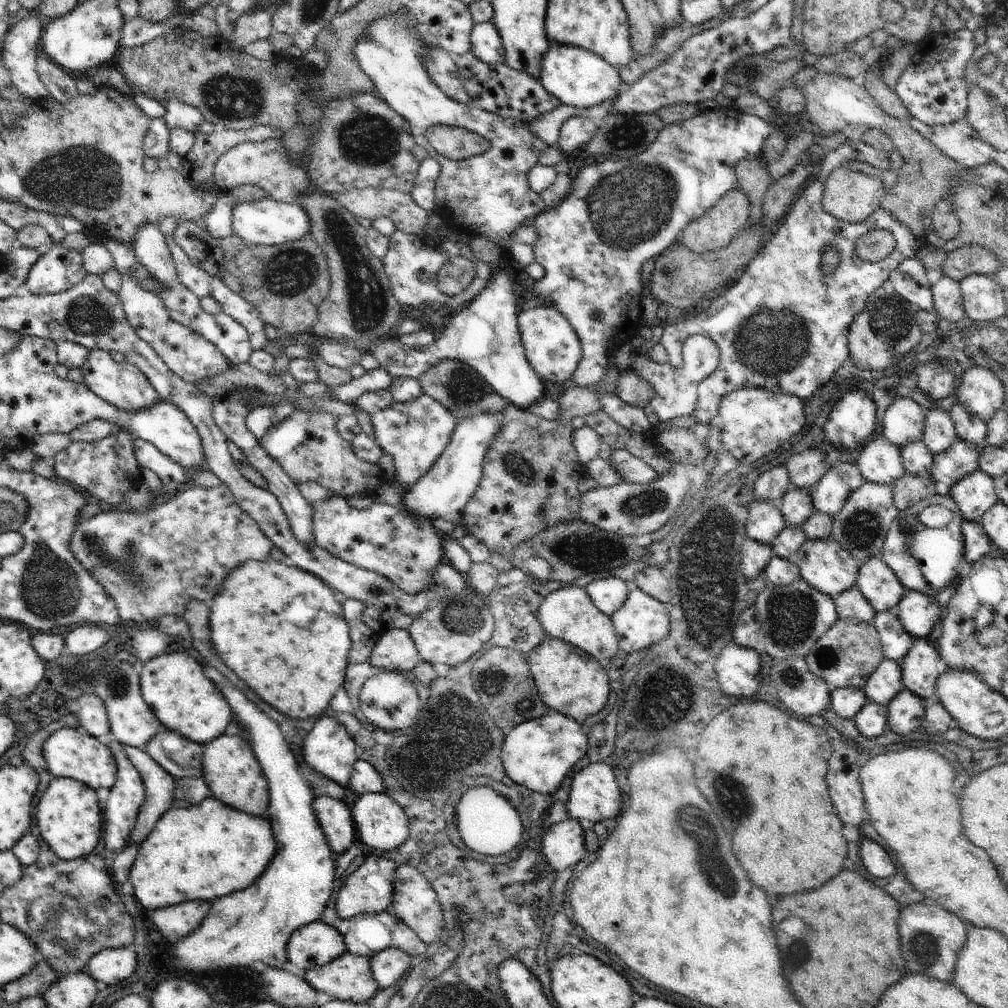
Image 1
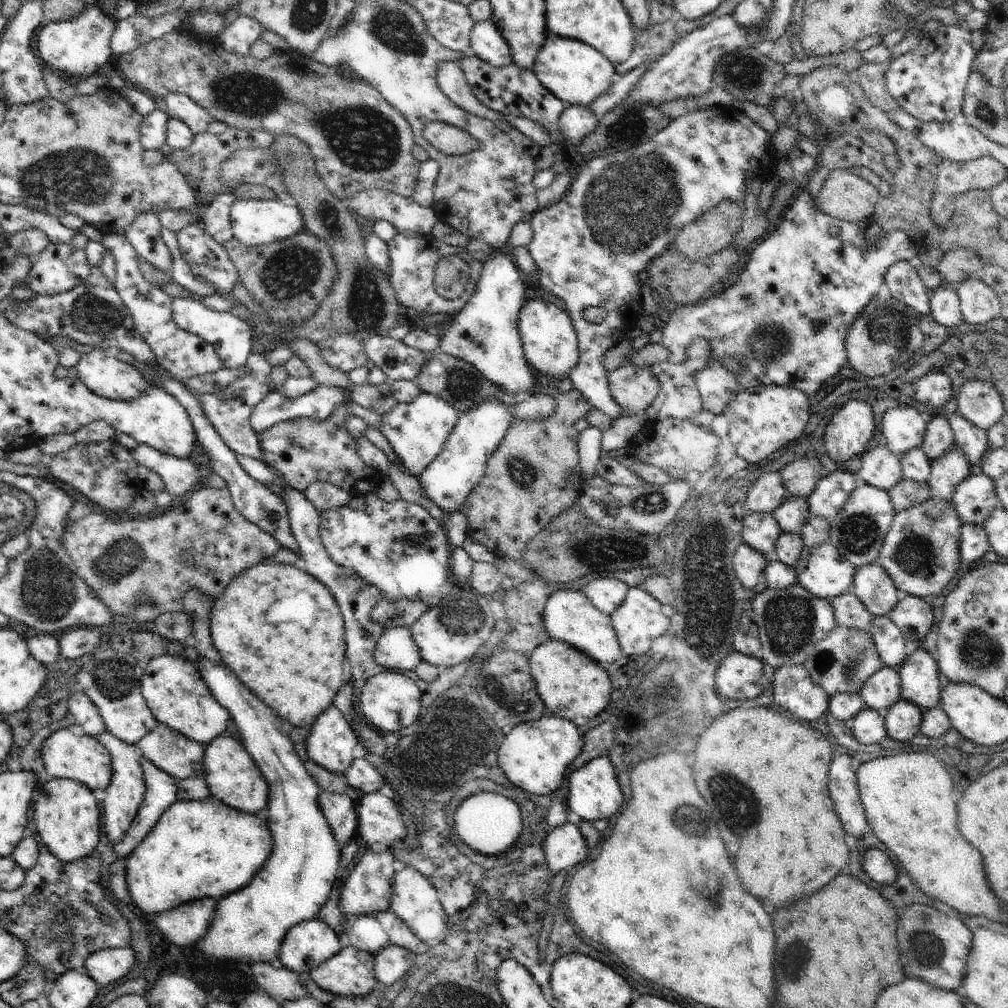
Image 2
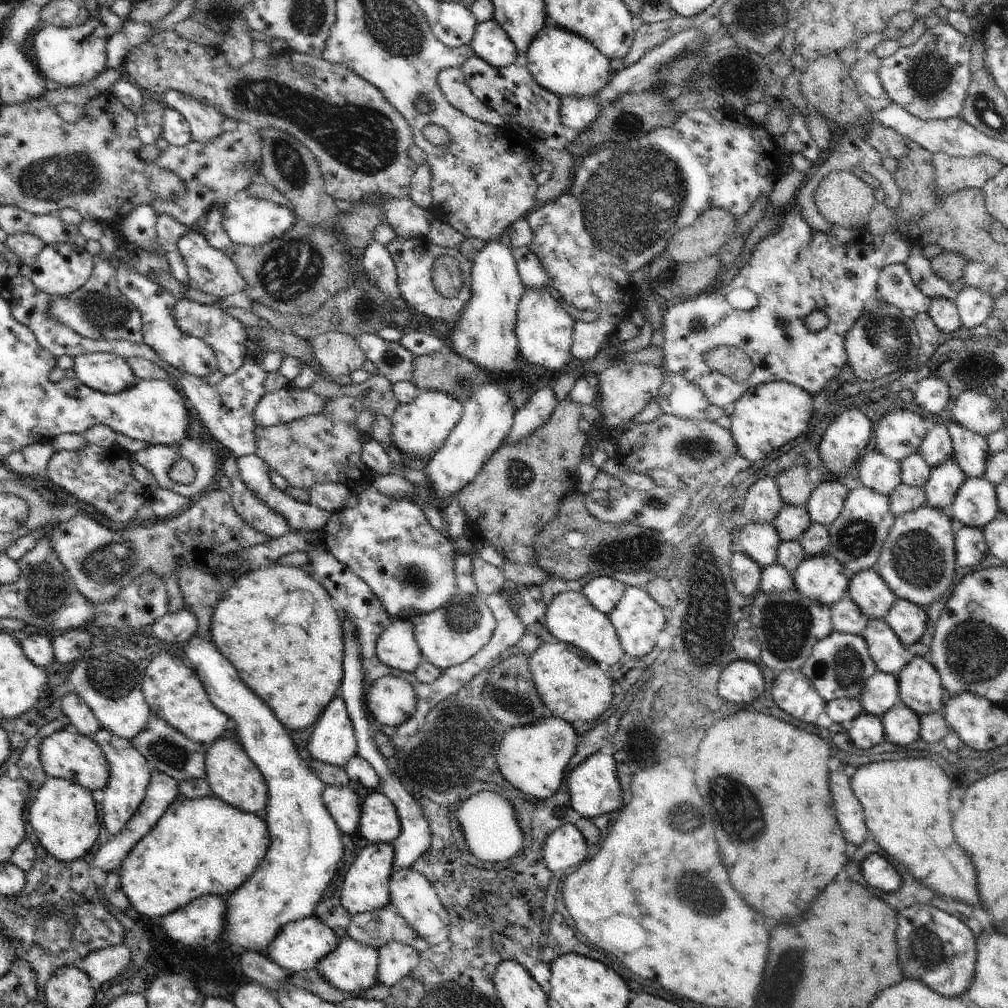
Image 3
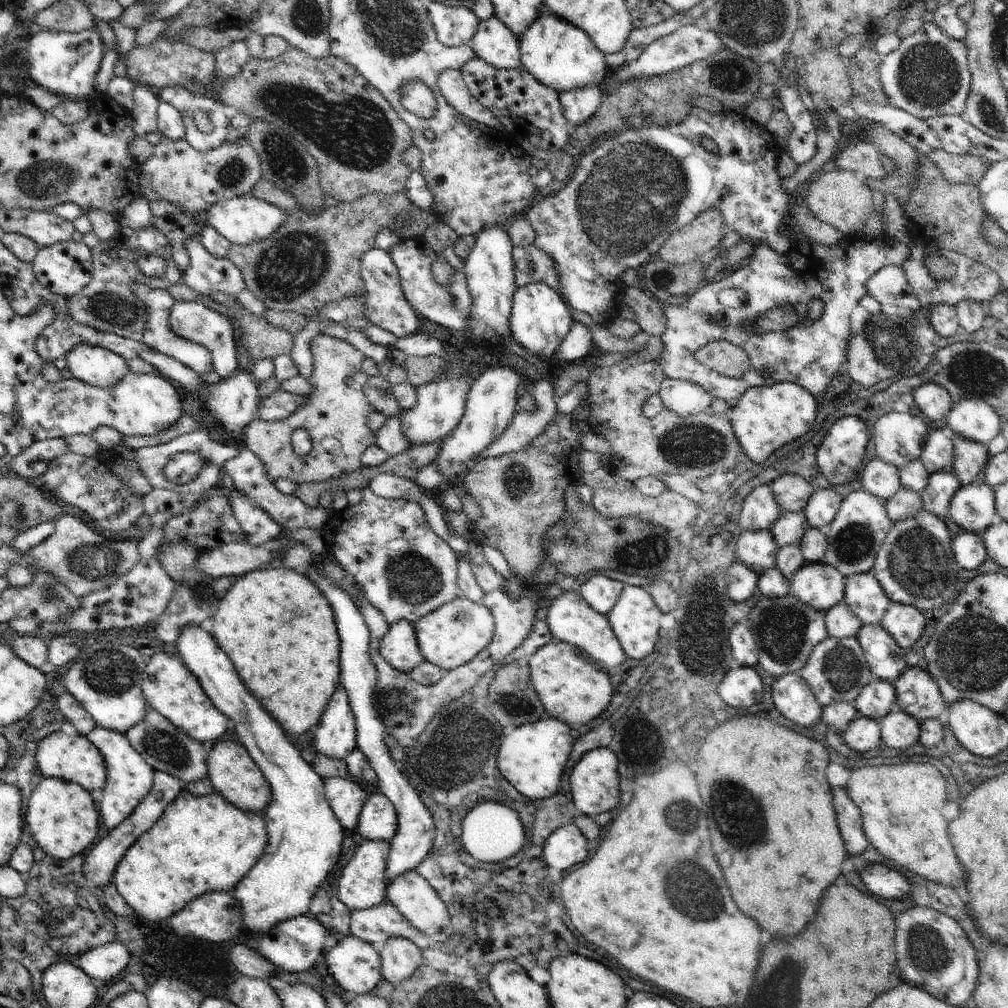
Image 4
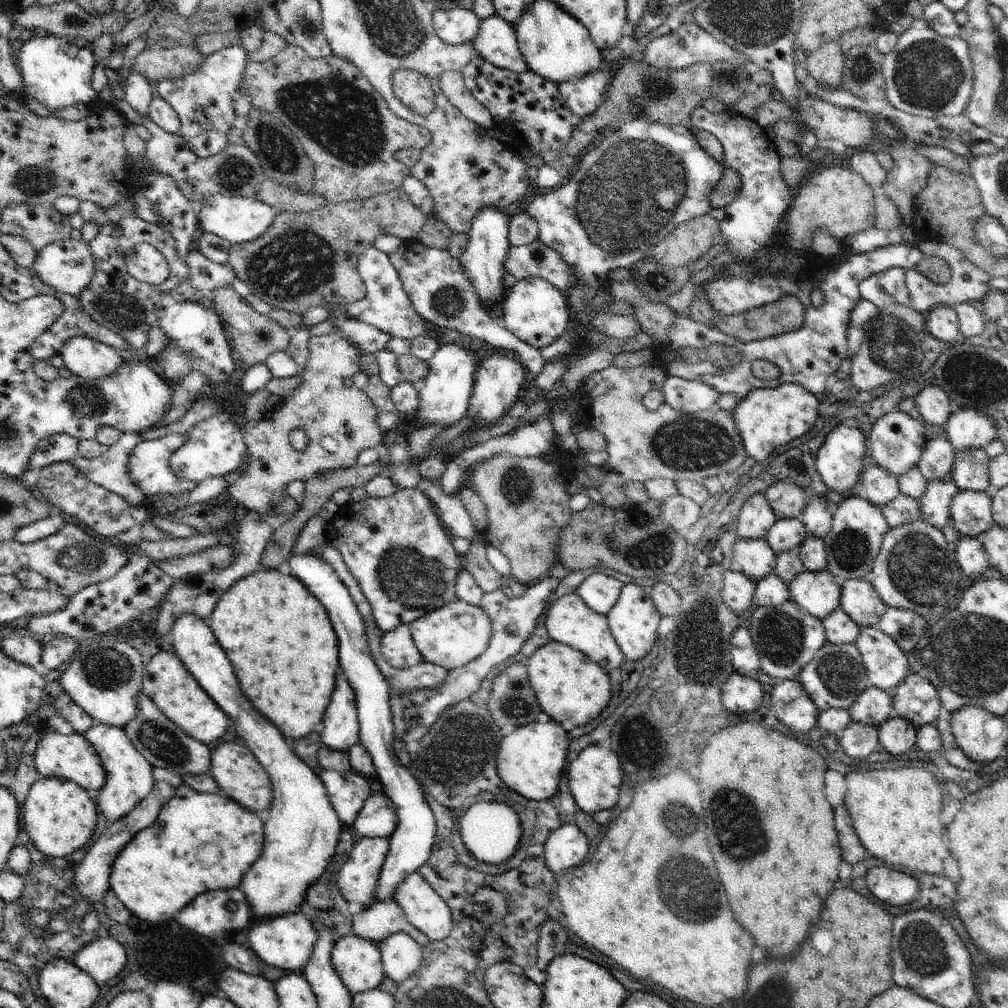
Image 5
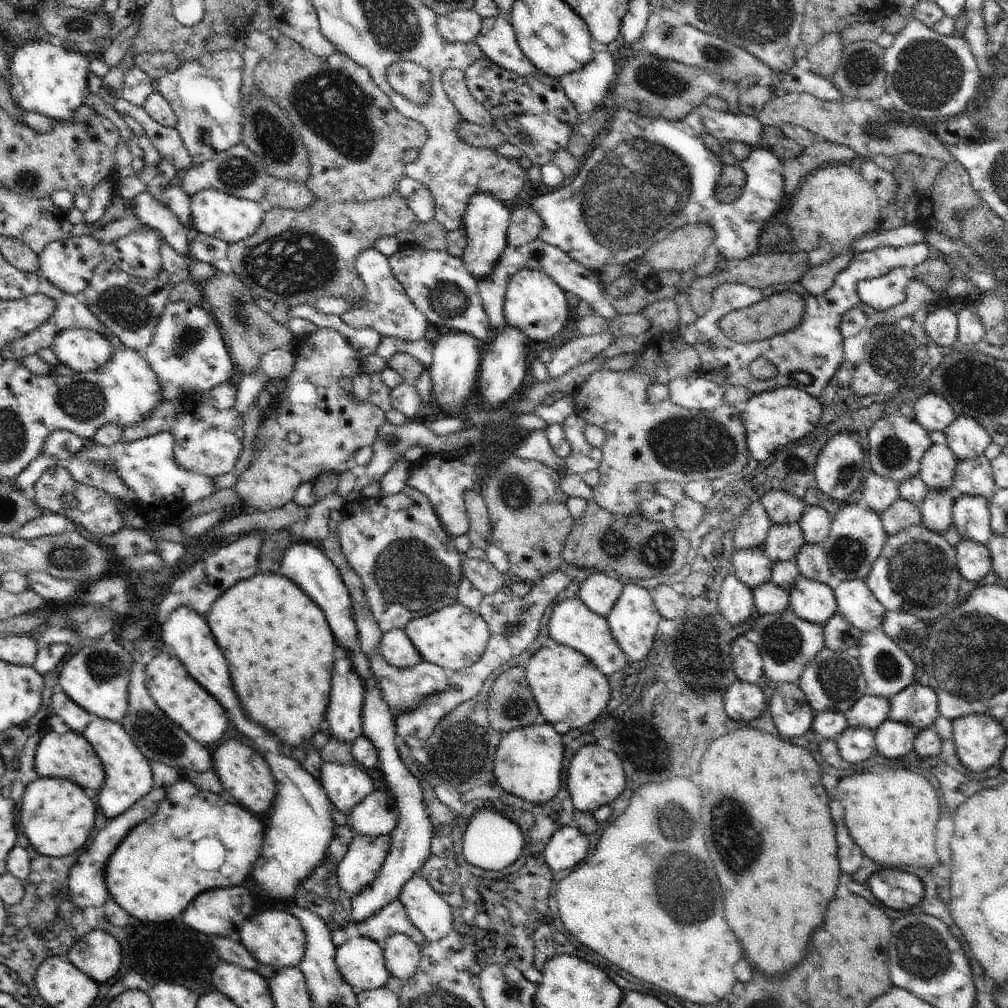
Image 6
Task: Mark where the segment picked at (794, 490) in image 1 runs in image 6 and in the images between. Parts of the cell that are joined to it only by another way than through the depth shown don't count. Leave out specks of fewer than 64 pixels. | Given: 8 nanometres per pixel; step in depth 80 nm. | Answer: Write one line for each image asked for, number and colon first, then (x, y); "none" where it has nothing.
2: (793, 513)
3: (791, 522)
4: (790, 527)
5: (787, 533)
6: (783, 542)

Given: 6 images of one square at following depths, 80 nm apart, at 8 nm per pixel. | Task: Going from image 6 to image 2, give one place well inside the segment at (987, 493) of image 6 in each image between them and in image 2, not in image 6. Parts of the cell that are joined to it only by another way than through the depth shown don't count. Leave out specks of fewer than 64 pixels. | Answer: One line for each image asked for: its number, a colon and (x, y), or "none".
2: (973, 441)
3: (972, 451)
4: (970, 459)
5: (970, 469)

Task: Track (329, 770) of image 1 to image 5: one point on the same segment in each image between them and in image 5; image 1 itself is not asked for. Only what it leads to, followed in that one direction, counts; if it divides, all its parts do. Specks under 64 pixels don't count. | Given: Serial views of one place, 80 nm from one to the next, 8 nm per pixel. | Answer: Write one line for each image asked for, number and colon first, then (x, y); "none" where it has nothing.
2: (330, 744)
3: (333, 741)
4: (335, 735)
5: (339, 730)

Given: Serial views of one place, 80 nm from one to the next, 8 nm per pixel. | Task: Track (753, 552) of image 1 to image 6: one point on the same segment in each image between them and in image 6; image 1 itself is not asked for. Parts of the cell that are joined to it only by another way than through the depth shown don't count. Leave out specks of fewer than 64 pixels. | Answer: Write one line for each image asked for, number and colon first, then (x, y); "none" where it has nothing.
2: (748, 564)
3: (746, 574)
4: (741, 580)
5: (738, 589)
6: (736, 603)

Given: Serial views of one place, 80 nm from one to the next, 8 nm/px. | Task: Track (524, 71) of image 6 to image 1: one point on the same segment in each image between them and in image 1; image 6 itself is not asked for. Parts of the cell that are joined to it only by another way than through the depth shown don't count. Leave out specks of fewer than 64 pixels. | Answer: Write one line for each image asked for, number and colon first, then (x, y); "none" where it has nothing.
1: (486, 44)
2: (486, 42)
3: (489, 42)
4: (494, 42)
5: (496, 41)

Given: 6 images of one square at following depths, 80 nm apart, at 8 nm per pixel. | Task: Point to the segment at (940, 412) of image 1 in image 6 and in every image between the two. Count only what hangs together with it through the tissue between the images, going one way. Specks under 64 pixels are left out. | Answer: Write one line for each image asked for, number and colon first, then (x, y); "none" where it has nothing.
2: (939, 437)
3: (937, 445)
4: (938, 453)
5: (936, 462)
6: (937, 467)

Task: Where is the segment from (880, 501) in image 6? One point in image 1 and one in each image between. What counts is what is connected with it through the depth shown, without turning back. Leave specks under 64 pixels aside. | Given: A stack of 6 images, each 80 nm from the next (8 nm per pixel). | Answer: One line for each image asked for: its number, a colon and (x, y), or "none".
1: (879, 461)
2: (880, 467)
3: (878, 472)
4: (882, 479)
5: (878, 486)

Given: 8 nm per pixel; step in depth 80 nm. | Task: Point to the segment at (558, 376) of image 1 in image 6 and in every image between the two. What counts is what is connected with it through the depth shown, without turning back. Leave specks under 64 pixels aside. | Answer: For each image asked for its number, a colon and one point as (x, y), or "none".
2: (550, 343)
3: (544, 328)
4: (540, 319)
5: (536, 312)
6: (534, 303)

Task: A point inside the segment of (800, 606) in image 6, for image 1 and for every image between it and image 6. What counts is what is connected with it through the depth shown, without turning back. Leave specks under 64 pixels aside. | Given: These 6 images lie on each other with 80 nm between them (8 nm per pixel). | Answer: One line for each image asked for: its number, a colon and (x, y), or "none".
1: (825, 564)
2: (823, 570)
3: (822, 578)
4: (820, 585)
5: (814, 591)

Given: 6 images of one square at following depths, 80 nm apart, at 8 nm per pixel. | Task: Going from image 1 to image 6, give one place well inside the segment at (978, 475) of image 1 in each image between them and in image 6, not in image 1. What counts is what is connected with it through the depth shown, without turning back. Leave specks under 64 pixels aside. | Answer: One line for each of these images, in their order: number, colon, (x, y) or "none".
2: (975, 498)
3: (975, 504)
4: (973, 508)
5: (971, 511)
6: (971, 516)

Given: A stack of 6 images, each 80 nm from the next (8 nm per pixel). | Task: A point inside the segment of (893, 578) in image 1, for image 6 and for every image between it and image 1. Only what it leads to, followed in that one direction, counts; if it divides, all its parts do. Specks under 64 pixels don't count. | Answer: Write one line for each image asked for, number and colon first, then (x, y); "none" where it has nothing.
2: (872, 584)
3: (868, 590)
4: (864, 595)
5: (859, 600)
6: (856, 602)

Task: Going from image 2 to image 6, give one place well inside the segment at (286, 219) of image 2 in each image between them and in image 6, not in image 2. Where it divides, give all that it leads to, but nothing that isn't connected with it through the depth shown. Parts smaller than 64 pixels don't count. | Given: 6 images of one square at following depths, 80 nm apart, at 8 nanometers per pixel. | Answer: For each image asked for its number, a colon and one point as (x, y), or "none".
3: (251, 221)
4: (243, 220)
5: (237, 219)
6: (232, 219)

